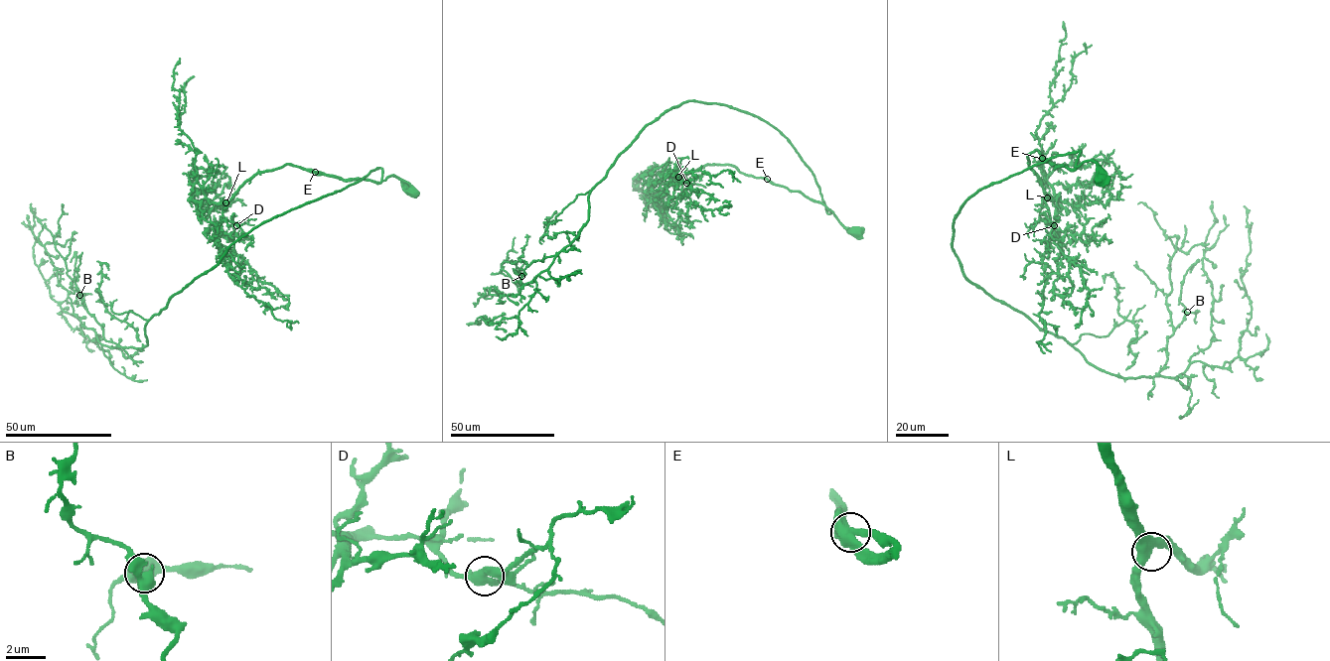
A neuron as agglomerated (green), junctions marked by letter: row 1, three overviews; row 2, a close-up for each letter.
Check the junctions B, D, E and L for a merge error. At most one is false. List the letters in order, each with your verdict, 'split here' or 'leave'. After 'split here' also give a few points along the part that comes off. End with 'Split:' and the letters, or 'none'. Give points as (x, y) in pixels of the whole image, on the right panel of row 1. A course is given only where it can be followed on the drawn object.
B: leave
D: leave
E: leave
L: leave
Split: none

